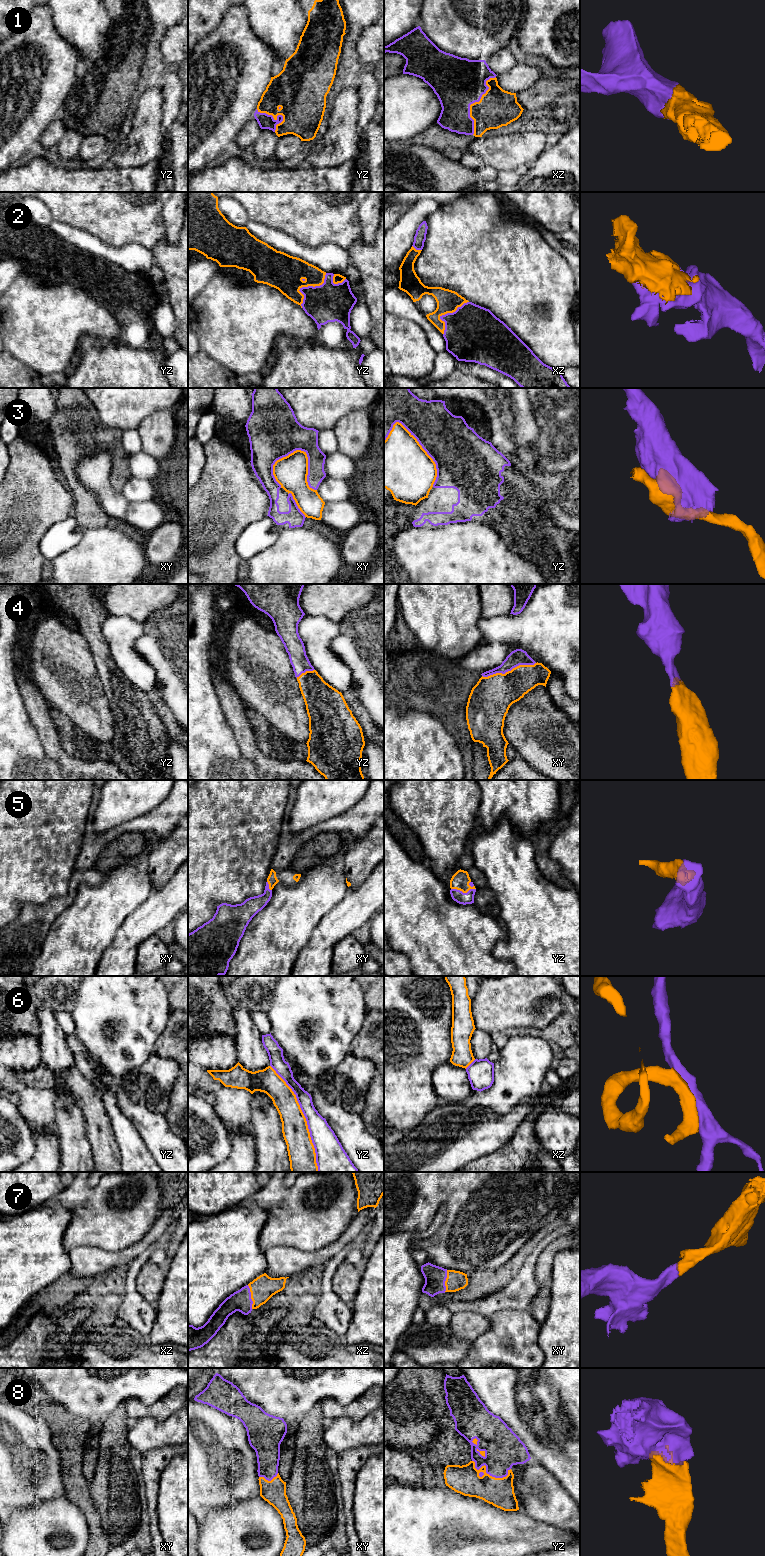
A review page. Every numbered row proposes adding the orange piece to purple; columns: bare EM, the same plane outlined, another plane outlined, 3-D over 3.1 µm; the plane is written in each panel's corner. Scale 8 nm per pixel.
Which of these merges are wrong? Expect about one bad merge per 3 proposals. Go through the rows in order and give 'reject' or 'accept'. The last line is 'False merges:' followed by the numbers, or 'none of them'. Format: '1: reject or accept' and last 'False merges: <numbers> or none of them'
1: accept
2: accept
3: reject
4: accept
5: accept
6: reject
7: accept
8: accept
False merges: 3, 6

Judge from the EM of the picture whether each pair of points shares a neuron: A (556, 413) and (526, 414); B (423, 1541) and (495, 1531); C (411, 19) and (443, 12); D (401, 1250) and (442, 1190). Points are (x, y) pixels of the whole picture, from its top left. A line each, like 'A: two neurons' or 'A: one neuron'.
A: two neurons
B: one neuron
C: two neurons
D: two neurons

